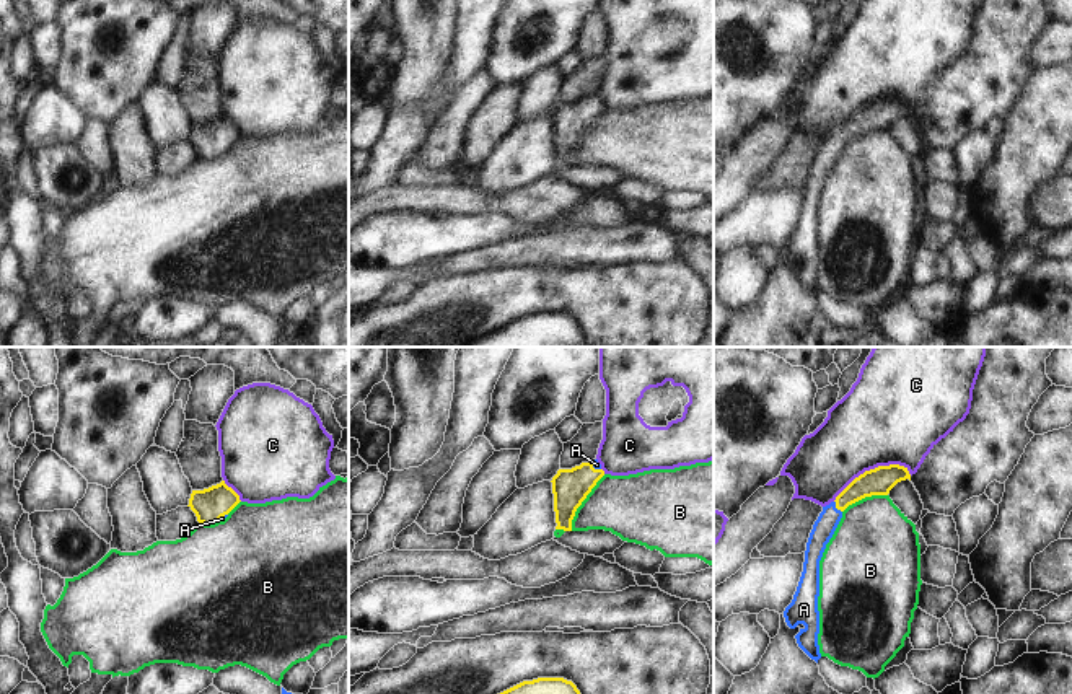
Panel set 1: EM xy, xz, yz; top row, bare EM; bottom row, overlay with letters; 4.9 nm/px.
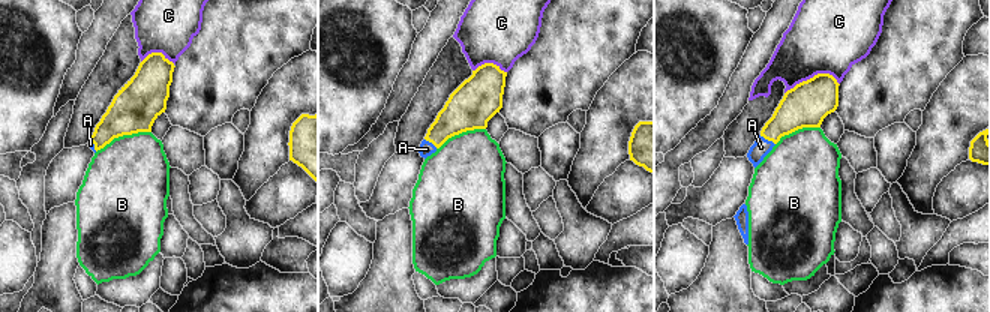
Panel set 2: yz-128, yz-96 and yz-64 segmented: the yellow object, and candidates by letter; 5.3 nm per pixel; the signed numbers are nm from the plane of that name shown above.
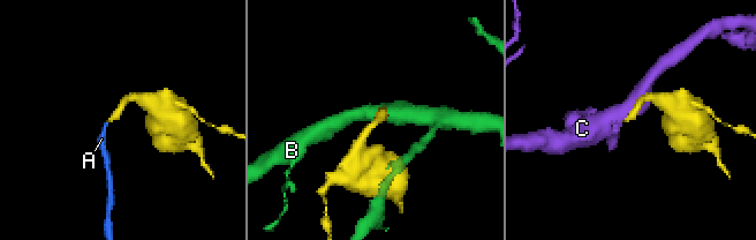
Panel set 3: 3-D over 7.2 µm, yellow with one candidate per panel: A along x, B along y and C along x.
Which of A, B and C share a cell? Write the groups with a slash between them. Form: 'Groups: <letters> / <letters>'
Groups: A / B / C.

